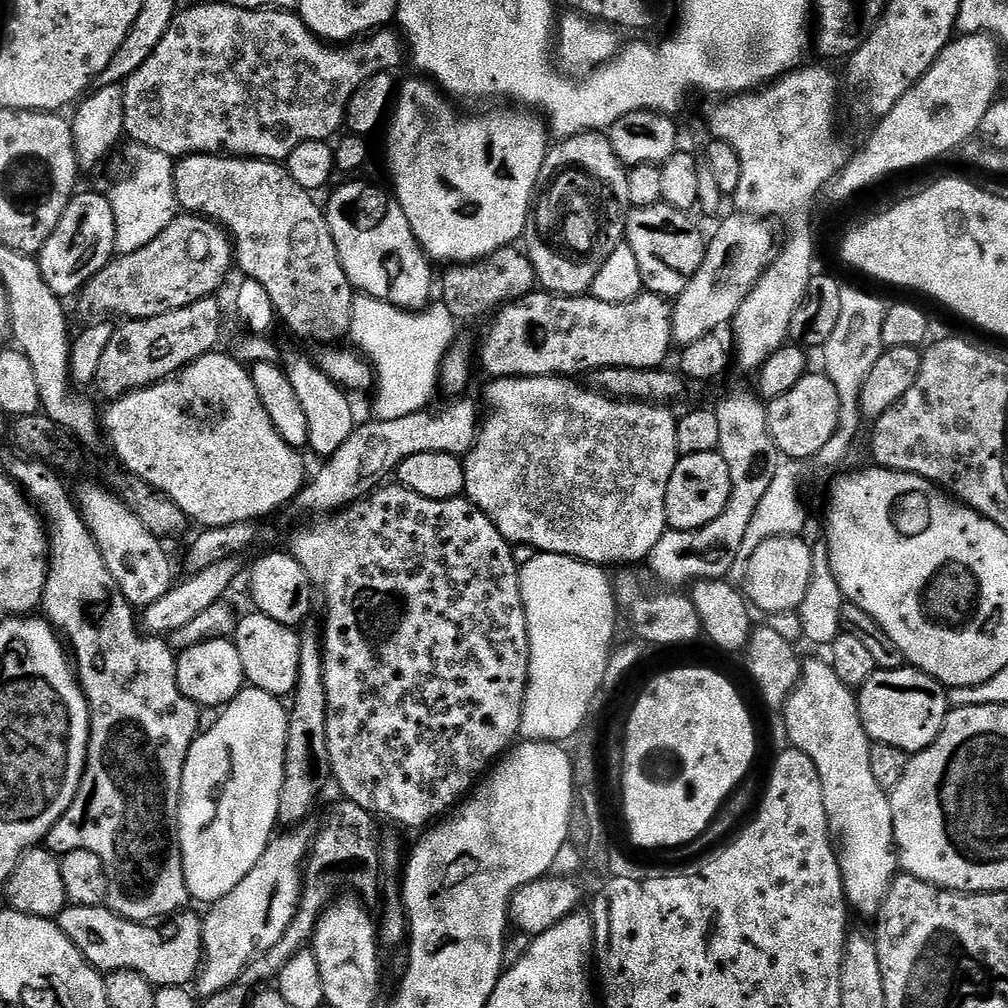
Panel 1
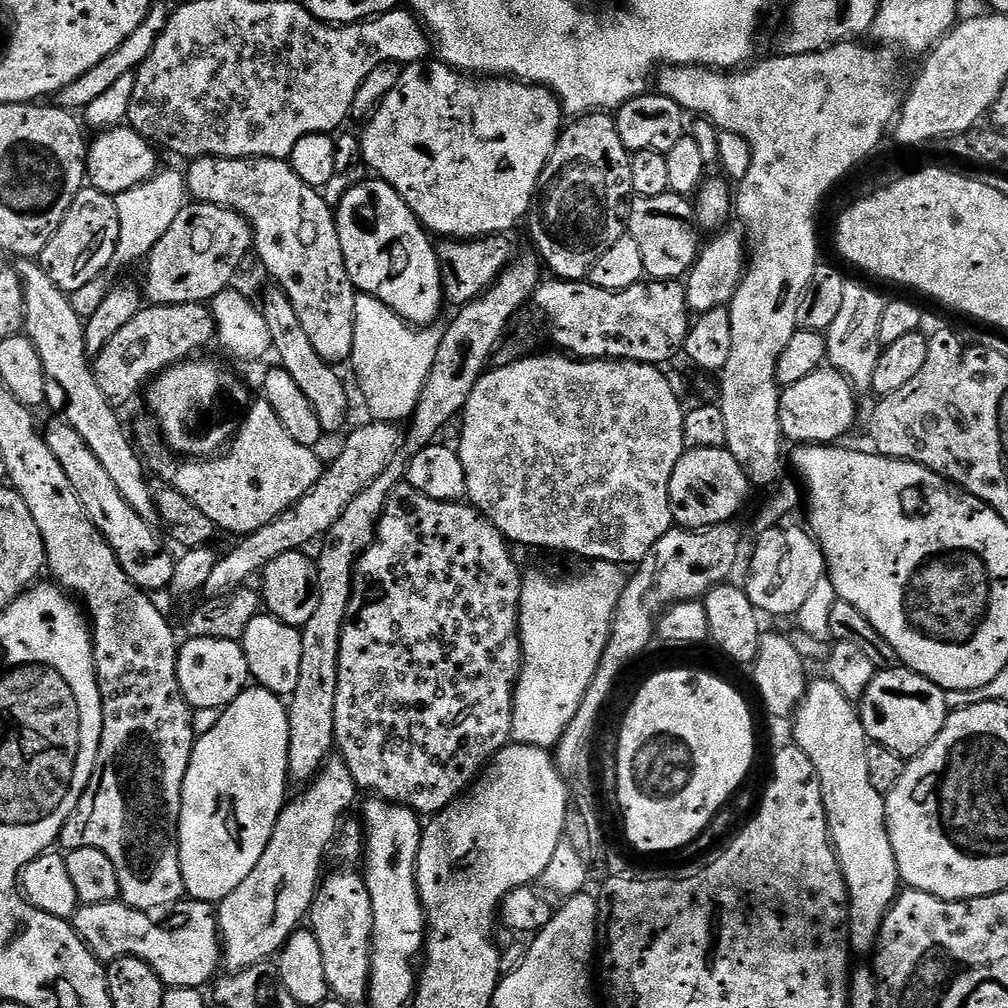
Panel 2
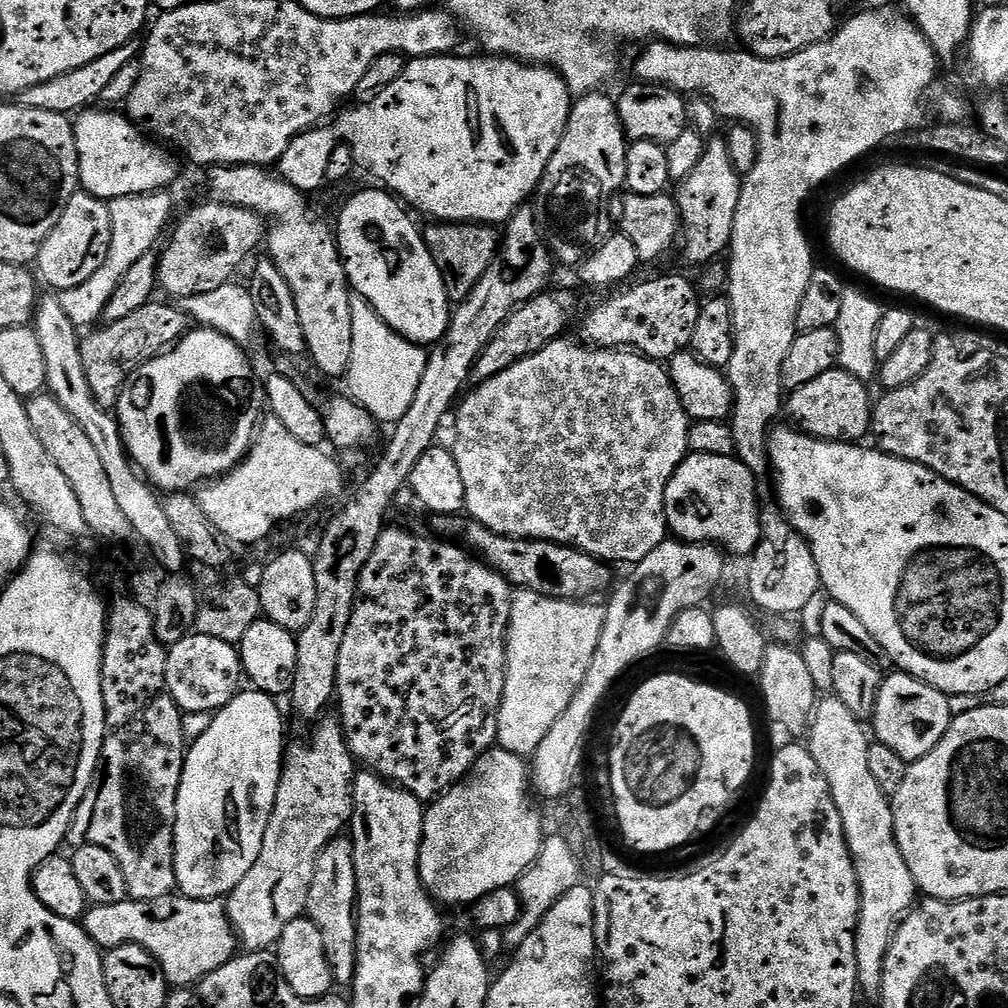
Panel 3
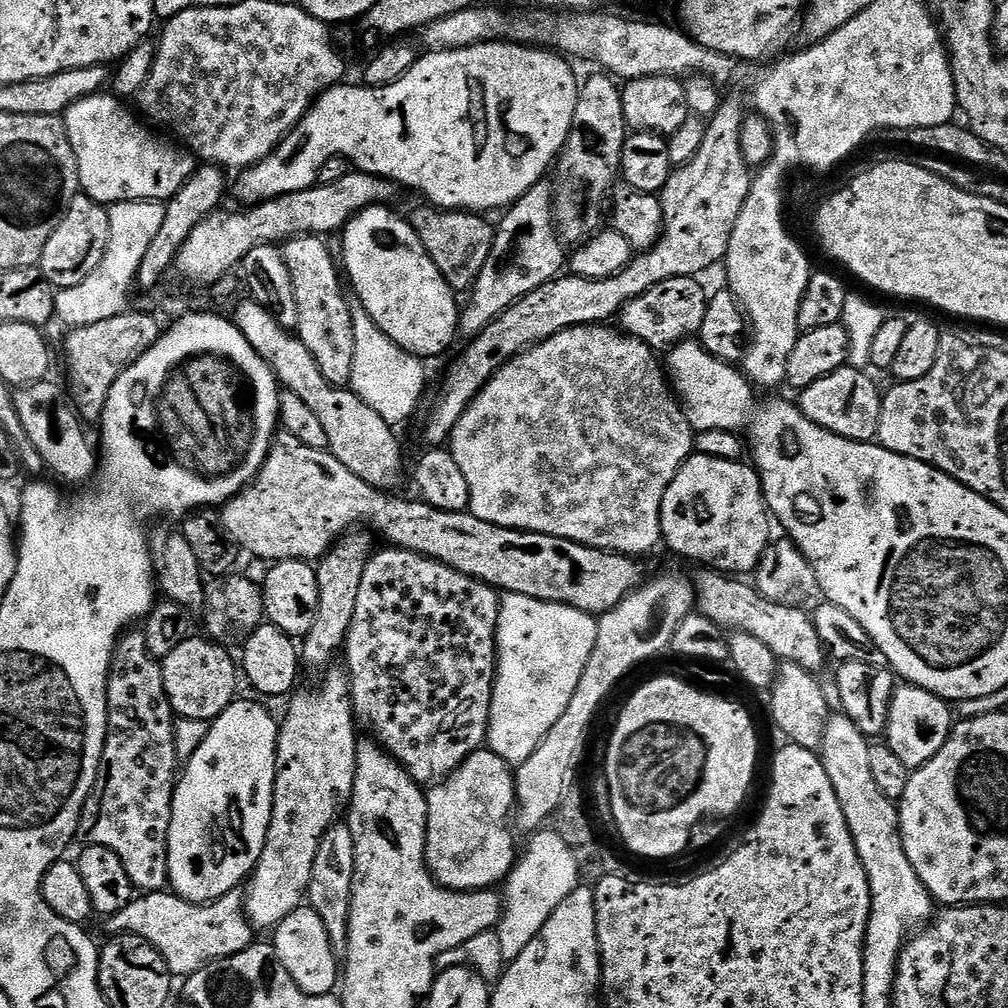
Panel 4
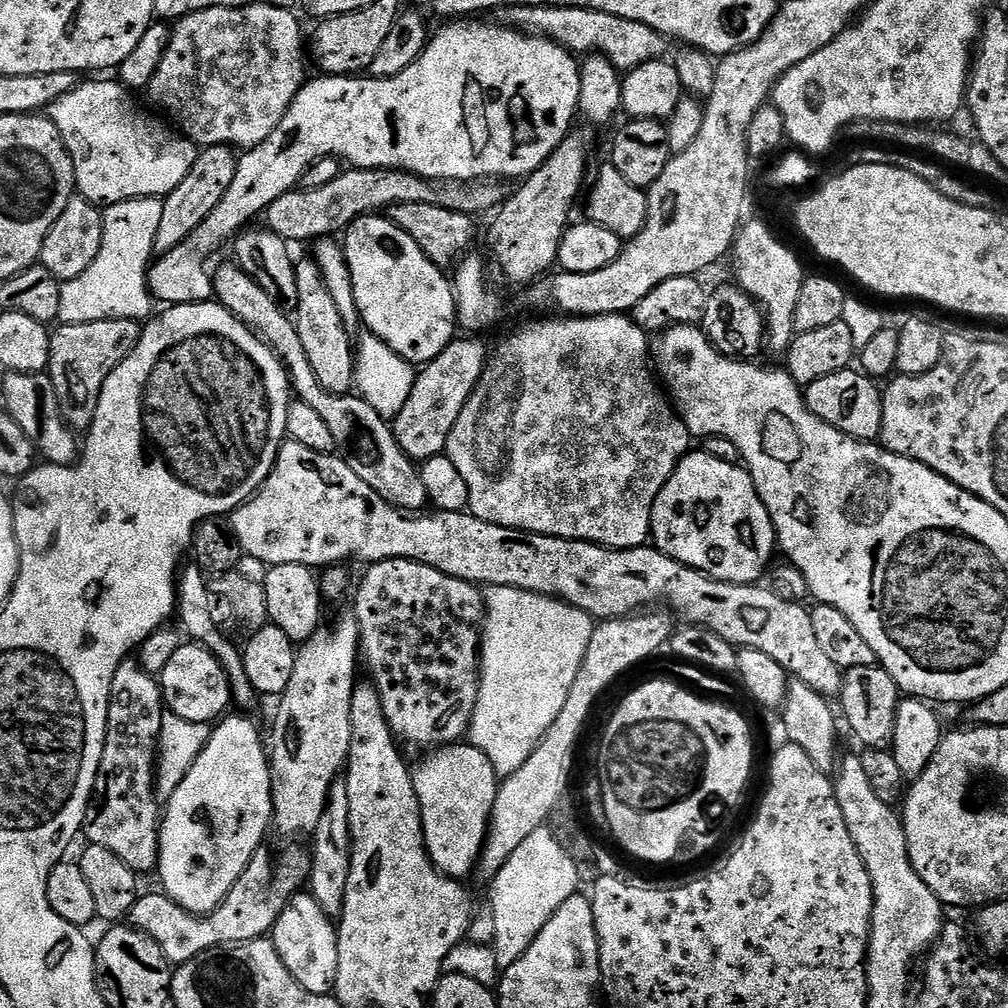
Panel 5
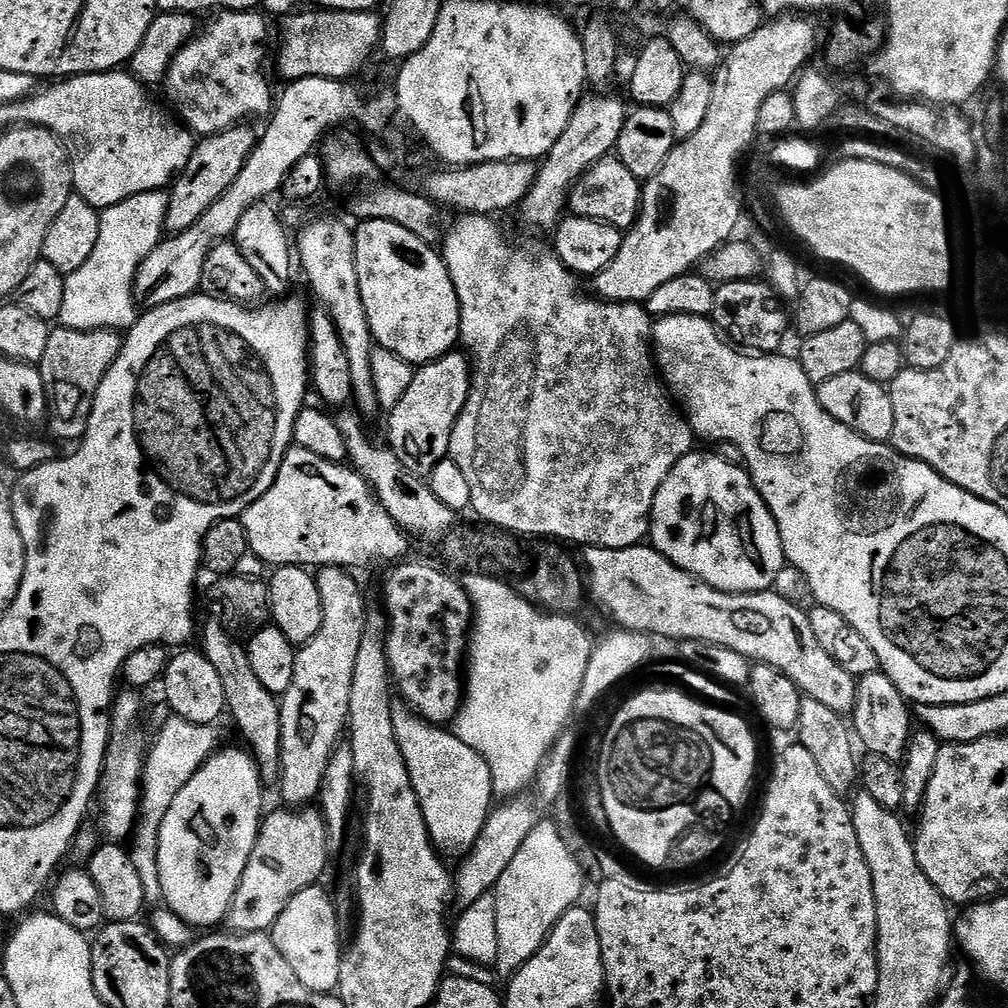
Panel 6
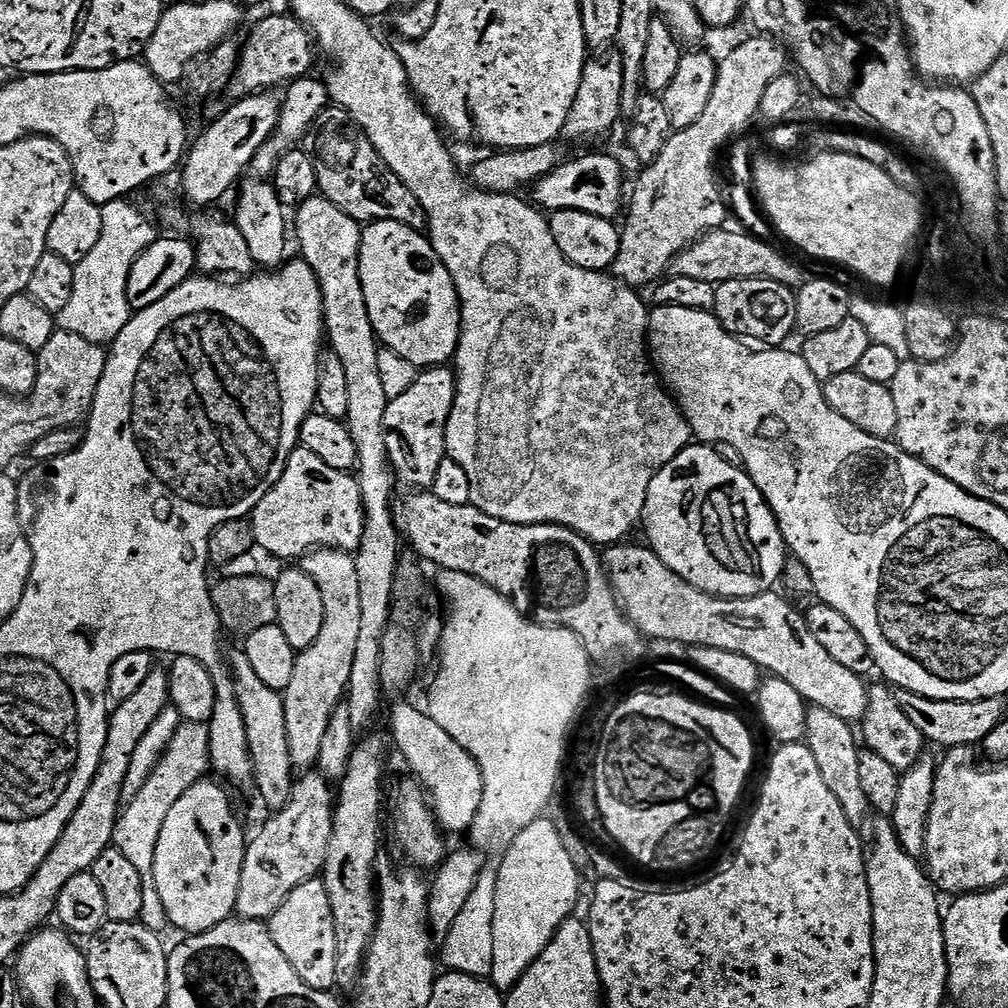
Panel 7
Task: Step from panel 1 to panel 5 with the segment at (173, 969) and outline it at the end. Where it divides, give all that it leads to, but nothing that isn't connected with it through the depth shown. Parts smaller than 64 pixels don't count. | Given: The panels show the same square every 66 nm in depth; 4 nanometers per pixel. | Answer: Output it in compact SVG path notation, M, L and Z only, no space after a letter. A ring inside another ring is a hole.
M261 846L250 858L246 870L242 870L242 878L234 882L230 894L226 894L224 901L213 912L188 912L156 891L145 896L144 893L137 895L127 919L131 927L154 938L154 942L162 946L162 954L166 954L169 964L179 966L211 948L239 946L247 940L267 937L284 905L305 887L311 865L312 857L307 847L288 848L277 858L275 868L267 847Z

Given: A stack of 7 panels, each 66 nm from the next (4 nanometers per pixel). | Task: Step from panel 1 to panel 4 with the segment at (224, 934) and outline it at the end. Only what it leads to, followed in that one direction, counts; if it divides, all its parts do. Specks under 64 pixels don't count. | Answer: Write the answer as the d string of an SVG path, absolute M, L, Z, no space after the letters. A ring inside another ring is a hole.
M329 667L323 673L324 681L317 688L301 687L287 701L288 713L285 714L284 720L282 716L278 724L280 733L276 743L276 781L272 817L266 834L266 846L262 846L262 854L247 881L244 898L244 910L248 913L248 921L256 930L260 928L275 930L282 922L282 918L286 918L286 914L290 914L305 903L310 870L314 870L314 858L318 854L318 842L322 842L322 834L326 834L328 827L337 823L339 816L336 815L339 812L341 815L347 809L352 798L358 724L354 719L348 673L343 667L336 667Z

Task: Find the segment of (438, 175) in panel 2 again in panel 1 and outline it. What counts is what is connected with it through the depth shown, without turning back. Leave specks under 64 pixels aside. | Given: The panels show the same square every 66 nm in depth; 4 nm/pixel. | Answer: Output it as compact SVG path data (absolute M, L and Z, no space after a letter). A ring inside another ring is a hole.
M416 79L420 80L408 80L402 84L395 97L386 129L388 128L388 172L392 175L393 184L391 187L394 189L396 201L402 206L402 210L410 222L410 230L414 230L414 238L420 243L421 250L428 255L429 261L441 260L444 266L459 266L492 256L494 250L499 248L515 245L523 237L524 227L528 221L528 211L532 209L532 197L536 194L538 174L542 174L544 160L550 151L549 125L541 117L540 121L535 116L537 115L535 111L517 110L512 106L504 106L501 112L484 112L481 116L459 116L452 109L453 101L431 79Z

